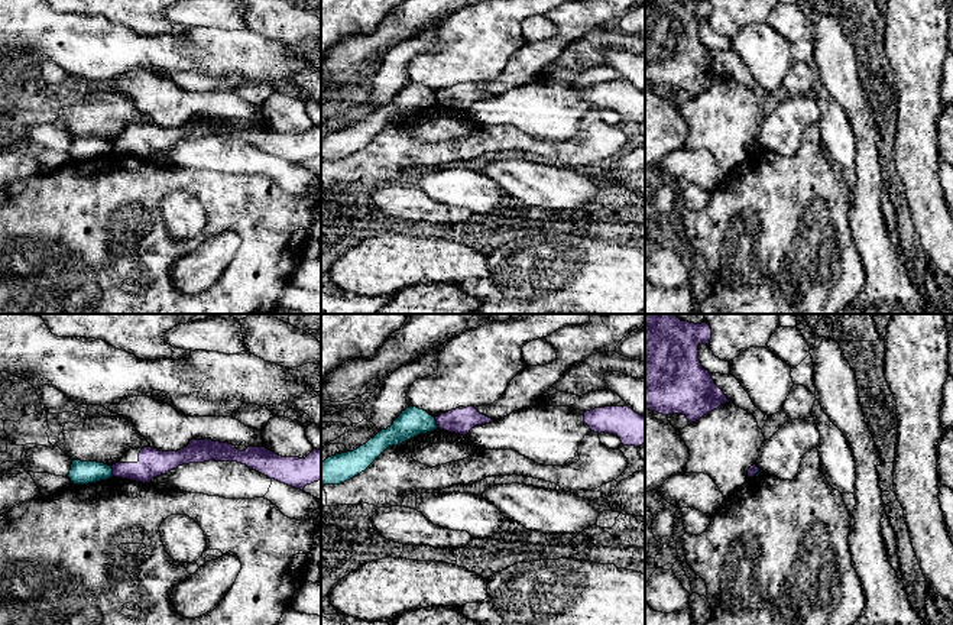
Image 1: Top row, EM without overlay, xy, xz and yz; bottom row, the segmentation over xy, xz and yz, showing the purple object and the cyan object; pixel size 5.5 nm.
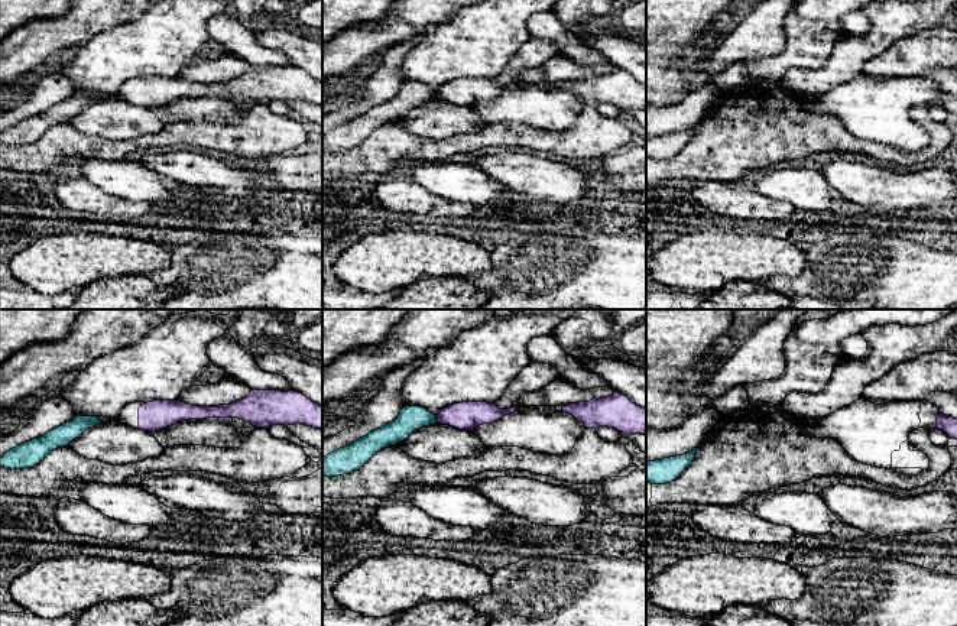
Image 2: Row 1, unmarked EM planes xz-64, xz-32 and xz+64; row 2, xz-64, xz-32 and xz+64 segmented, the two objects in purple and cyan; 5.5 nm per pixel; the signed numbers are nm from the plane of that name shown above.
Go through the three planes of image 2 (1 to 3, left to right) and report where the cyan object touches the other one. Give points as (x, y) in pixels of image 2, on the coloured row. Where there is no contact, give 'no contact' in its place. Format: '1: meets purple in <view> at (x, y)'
1: no contact
2: meets purple in xz-32 at (437, 418)
3: no contact

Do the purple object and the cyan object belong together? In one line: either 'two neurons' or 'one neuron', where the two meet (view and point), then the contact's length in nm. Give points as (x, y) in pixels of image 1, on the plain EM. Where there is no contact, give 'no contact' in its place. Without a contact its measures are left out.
two neurons; meets purple in xz at (437, 99); contact 70 nm long

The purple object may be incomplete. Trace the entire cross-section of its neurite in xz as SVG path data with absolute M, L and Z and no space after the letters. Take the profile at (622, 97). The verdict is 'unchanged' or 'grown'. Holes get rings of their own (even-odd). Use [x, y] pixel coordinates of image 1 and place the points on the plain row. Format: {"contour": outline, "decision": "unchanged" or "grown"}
{"contour": "M604 82L584 88L584 98L594 109L609 109L620 114L623 122L645 120L645 93L626 82Z", "decision": "unchanged"}

